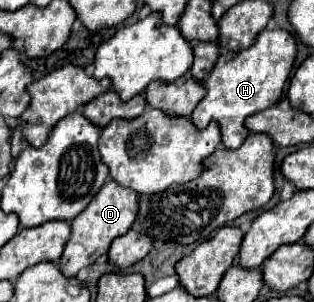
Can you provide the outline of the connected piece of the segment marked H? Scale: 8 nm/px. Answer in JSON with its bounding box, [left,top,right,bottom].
[190,30,296,150]

